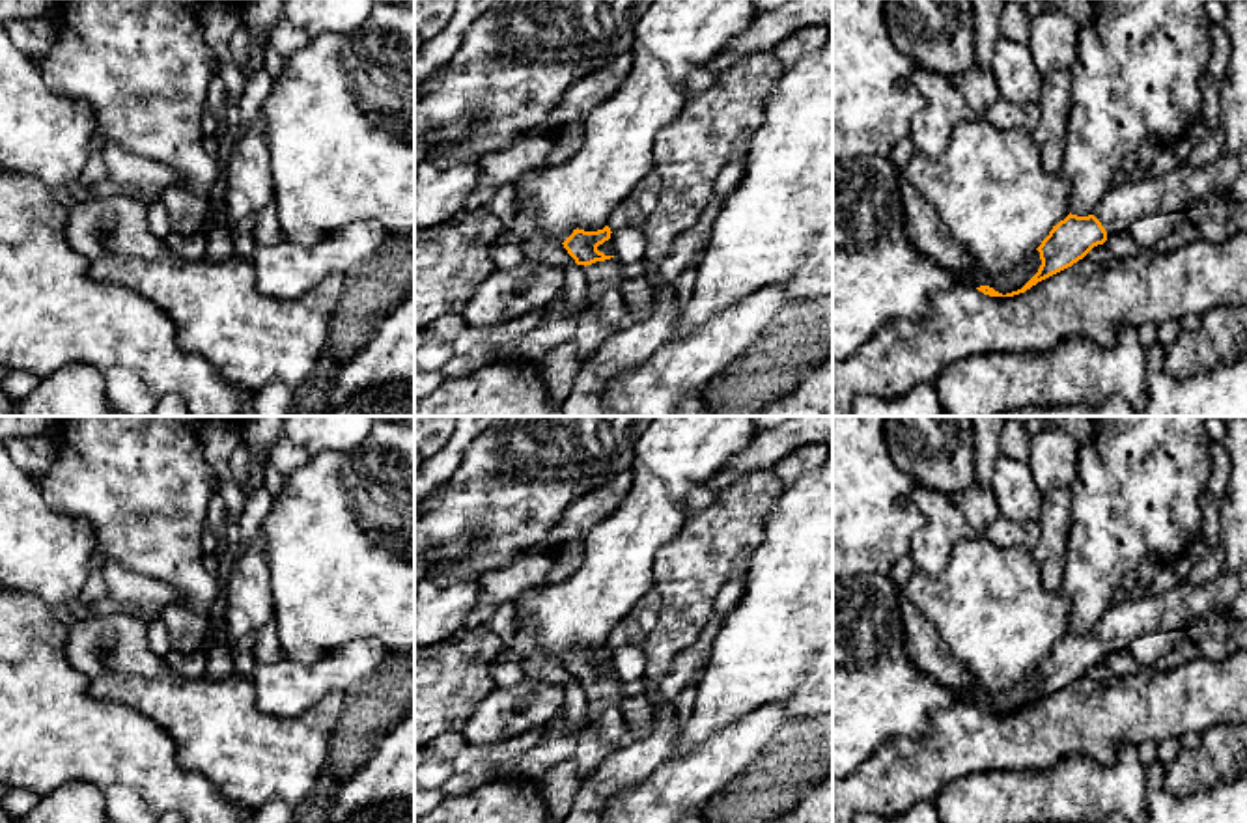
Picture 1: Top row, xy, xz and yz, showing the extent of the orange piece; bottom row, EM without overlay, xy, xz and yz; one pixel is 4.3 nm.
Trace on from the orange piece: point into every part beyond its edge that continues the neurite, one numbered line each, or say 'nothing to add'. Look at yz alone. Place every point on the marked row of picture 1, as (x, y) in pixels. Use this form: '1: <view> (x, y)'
1: yz (1184, 187)

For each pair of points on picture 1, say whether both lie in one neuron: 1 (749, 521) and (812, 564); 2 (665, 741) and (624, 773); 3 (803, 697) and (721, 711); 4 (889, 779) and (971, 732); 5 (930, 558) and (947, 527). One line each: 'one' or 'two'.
1: two
2: one
3: one
4: one
5: one

